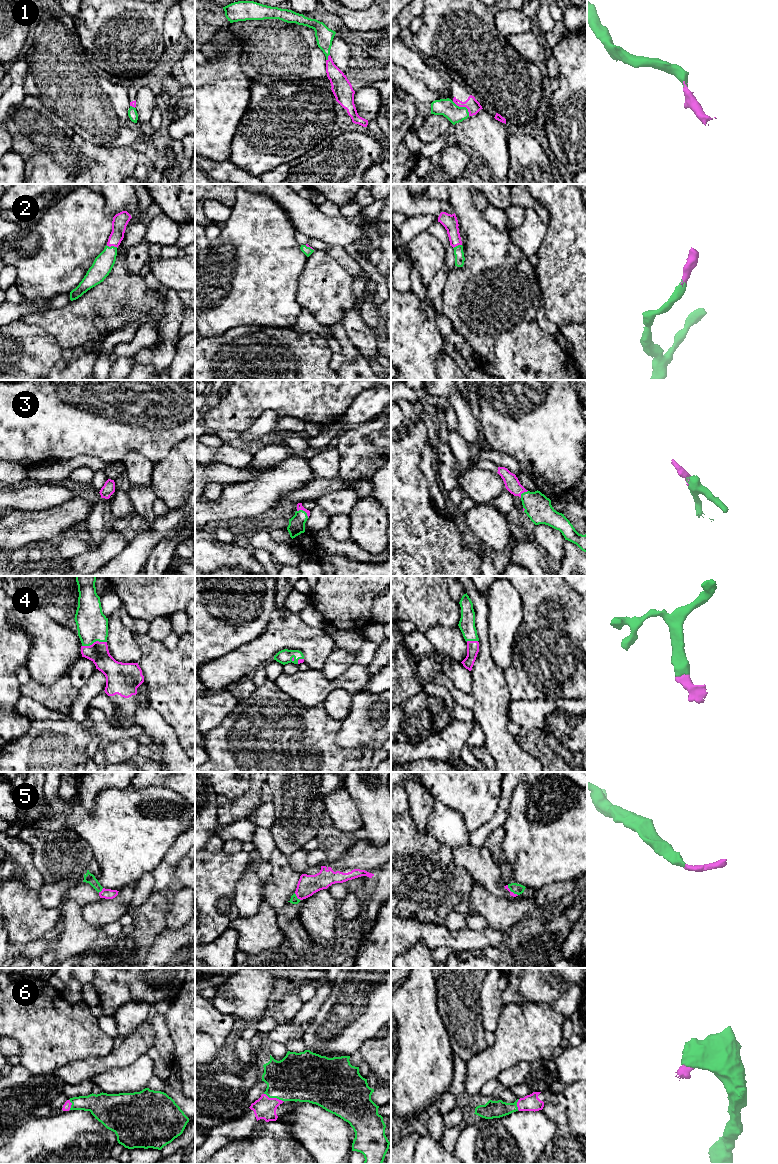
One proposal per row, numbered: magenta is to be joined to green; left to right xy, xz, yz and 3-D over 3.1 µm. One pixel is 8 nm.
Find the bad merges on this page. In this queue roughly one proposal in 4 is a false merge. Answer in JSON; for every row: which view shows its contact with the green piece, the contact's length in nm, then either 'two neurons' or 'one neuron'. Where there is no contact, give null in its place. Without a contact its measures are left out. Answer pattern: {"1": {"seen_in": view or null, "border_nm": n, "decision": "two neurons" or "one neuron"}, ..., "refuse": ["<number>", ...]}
{"1": {"seen_in": "yz", "border_nm": 180, "decision": "one neuron"}, "2": {"seen_in": "xy", "border_nm": 100, "decision": "one neuron"}, "3": {"seen_in": "xz", "border_nm": 110, "decision": "one neuron"}, "4": {"seen_in": "xy", "border_nm": 200, "decision": "one neuron"}, "5": {"seen_in": "xz", "border_nm": 80, "decision": "one neuron"}, "6": {"seen_in": "xz", "border_nm": 180, "decision": "one neuron"}, "refuse": []}

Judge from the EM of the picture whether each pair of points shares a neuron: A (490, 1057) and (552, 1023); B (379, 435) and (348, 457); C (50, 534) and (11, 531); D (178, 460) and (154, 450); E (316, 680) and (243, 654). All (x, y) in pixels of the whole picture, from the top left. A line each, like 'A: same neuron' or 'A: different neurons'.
A: same neuron
B: same neuron
C: same neuron
D: different neurons
E: different neurons

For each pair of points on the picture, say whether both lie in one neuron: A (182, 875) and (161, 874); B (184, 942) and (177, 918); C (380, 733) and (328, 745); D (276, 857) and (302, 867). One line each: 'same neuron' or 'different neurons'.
A: different neurons
B: different neurons
C: different neurons
D: different neurons

